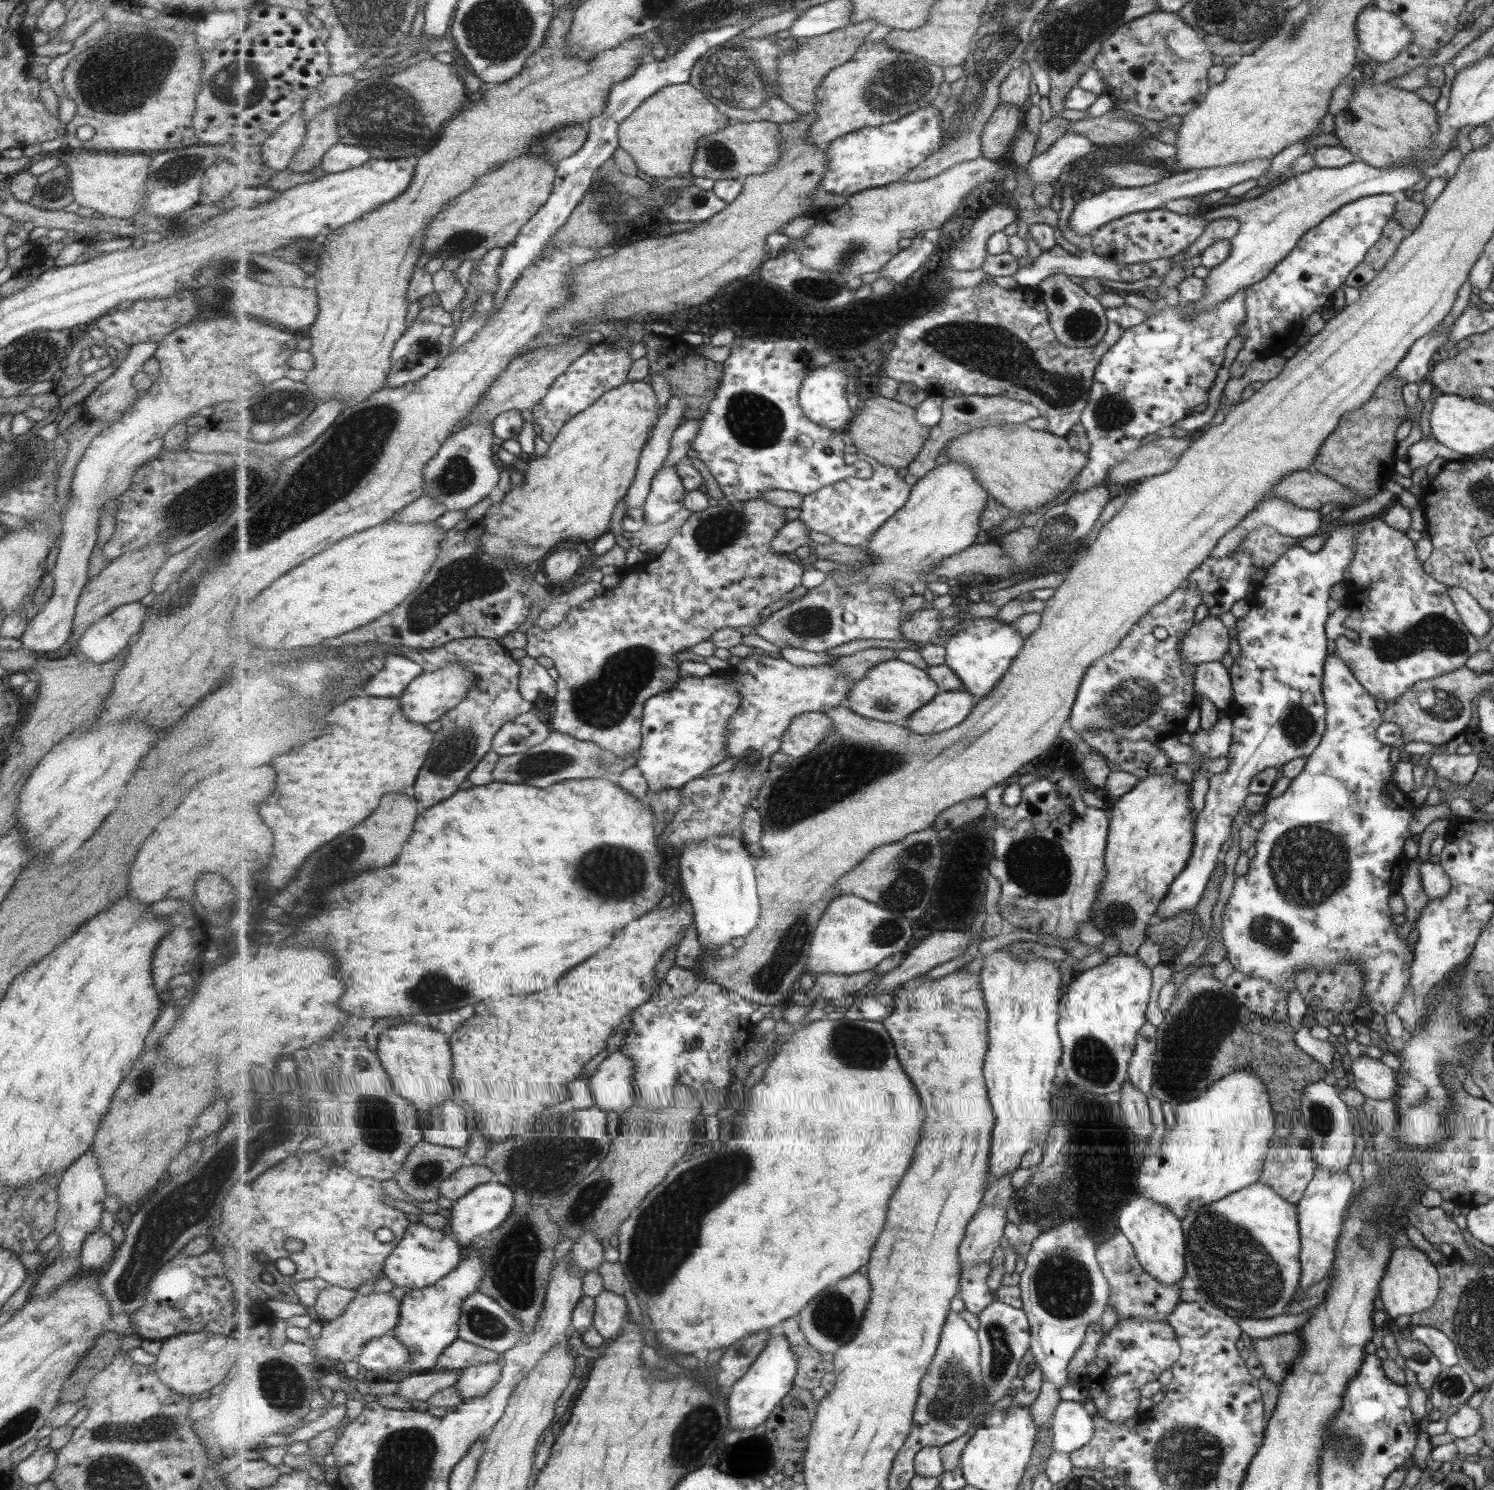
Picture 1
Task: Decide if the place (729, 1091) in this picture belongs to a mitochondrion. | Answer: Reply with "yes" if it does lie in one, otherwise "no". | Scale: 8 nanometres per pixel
no

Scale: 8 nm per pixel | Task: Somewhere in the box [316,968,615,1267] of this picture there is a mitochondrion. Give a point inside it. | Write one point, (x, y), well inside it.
(444, 992)

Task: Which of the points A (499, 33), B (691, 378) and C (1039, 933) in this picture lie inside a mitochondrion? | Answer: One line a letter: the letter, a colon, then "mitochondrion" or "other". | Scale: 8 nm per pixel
A: mitochondrion
B: other
C: other

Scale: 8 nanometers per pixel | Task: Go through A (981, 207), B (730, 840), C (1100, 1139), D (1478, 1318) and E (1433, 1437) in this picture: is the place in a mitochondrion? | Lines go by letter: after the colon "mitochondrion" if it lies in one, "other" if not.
A: other
B: other
C: other
D: mitochondrion
E: other

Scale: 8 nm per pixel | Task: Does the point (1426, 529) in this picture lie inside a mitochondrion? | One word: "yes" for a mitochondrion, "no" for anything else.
no

